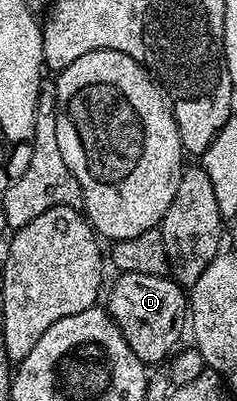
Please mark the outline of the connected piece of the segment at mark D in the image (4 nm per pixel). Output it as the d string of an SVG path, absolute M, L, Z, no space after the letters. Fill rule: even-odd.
M130 272L120 273L109 294L107 311L113 321L119 326L121 333L127 338L127 344L131 350L146 365L162 360L166 361L170 354L176 349L175 344L179 340L183 328L183 320L187 318L187 296L184 289L177 282L167 276L149 274L131 274Z

